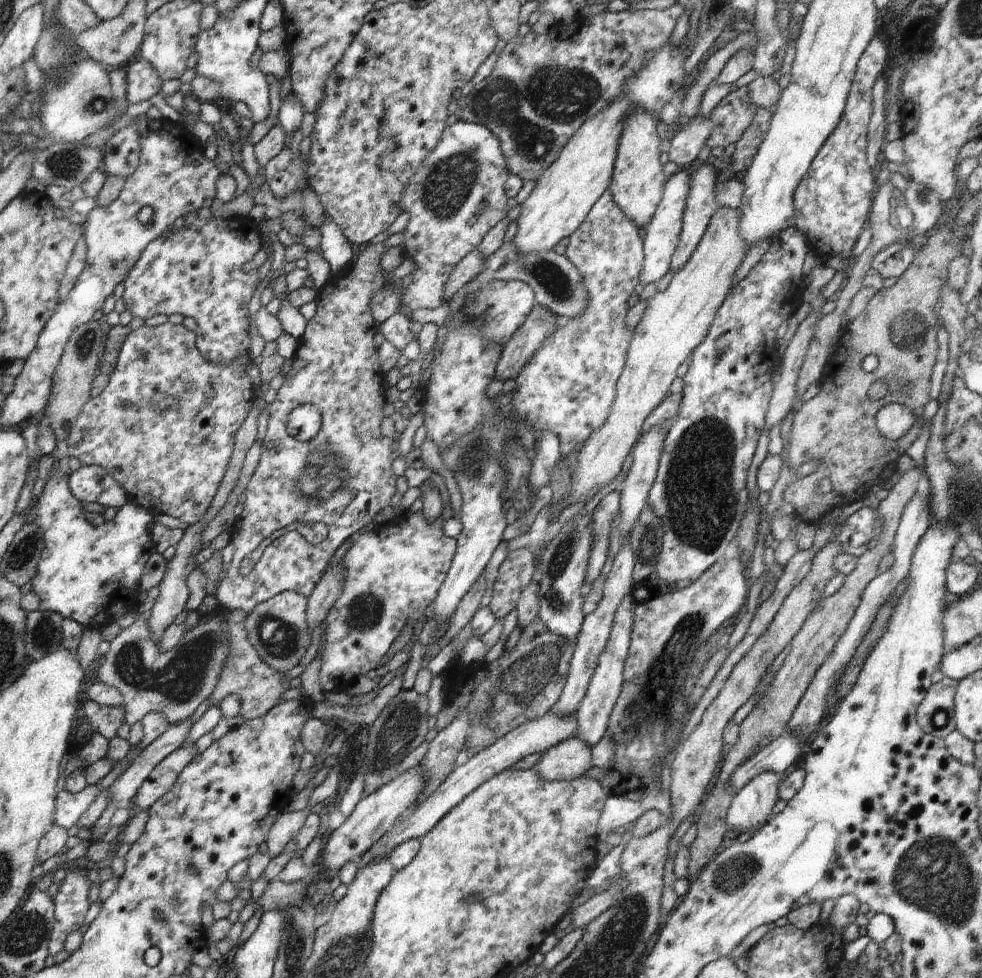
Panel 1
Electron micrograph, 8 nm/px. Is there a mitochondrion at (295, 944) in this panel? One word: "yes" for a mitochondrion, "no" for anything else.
yes

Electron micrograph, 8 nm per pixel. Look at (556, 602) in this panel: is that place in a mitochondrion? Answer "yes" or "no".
yes

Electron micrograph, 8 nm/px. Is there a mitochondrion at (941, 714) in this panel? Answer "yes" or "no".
yes

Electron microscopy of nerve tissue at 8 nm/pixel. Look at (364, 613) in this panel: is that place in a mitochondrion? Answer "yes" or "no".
yes

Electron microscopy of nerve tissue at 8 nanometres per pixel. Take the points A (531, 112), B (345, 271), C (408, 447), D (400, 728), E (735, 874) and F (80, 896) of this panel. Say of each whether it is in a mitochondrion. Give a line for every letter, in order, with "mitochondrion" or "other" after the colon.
A: mitochondrion
B: other
C: other
D: mitochondrion
E: mitochondrion
F: other

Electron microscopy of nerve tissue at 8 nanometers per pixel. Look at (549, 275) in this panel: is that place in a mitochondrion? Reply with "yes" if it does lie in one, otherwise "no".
yes

